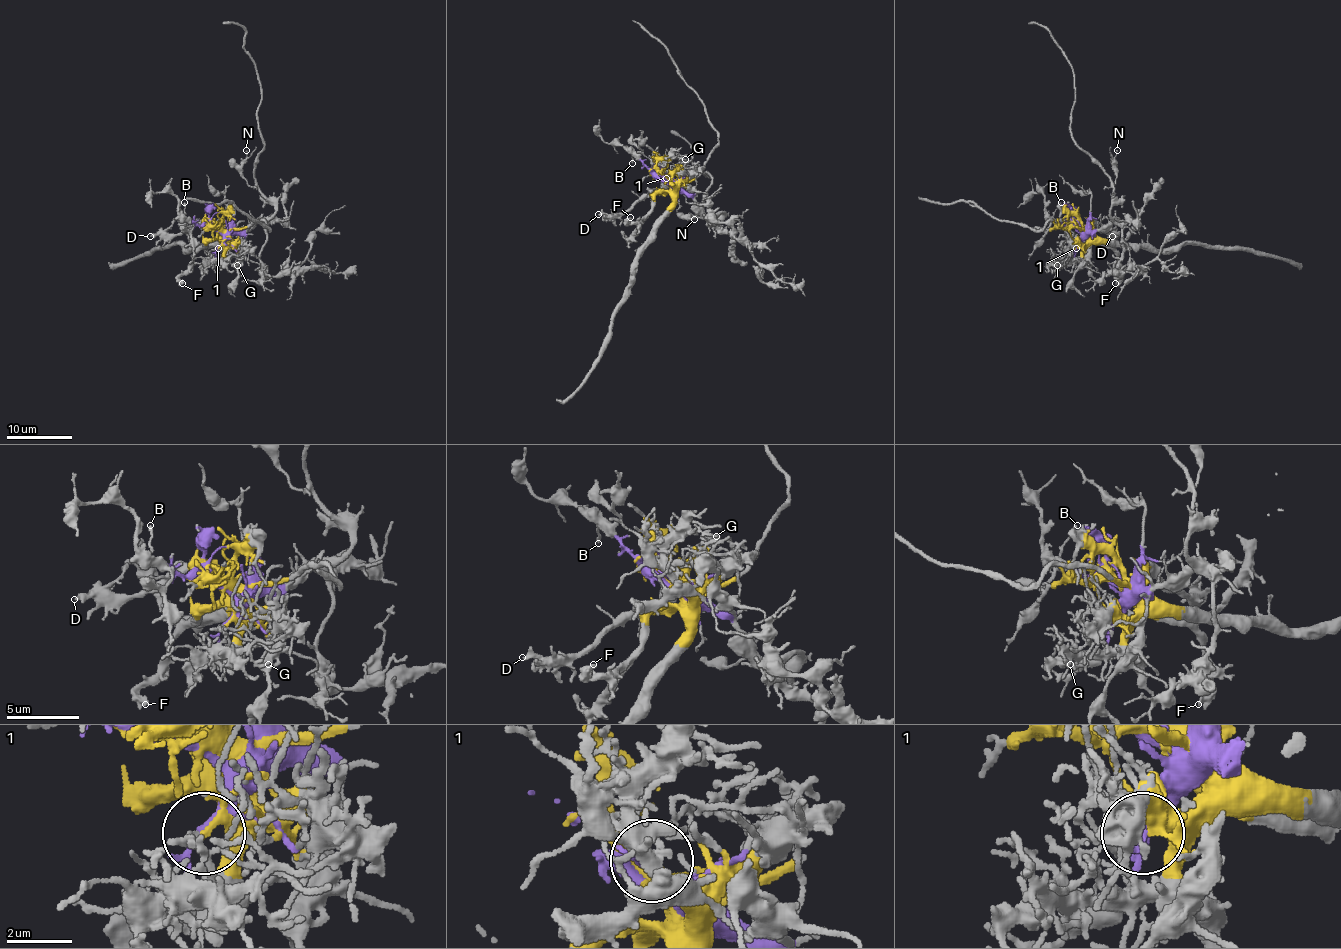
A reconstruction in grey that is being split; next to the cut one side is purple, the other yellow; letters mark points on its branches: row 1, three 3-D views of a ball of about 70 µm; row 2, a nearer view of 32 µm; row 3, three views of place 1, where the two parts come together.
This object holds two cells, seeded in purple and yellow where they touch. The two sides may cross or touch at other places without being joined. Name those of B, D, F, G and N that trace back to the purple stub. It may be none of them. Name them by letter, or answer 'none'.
B, N

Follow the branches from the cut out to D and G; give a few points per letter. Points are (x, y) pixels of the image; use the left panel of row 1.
D: (217, 230), (221, 230), (205, 222), (195, 222), (185, 231), (176, 235), (150, 236)
G: (217, 230), (225, 238), (225, 246), (215, 249), (225, 262), (238, 266)

